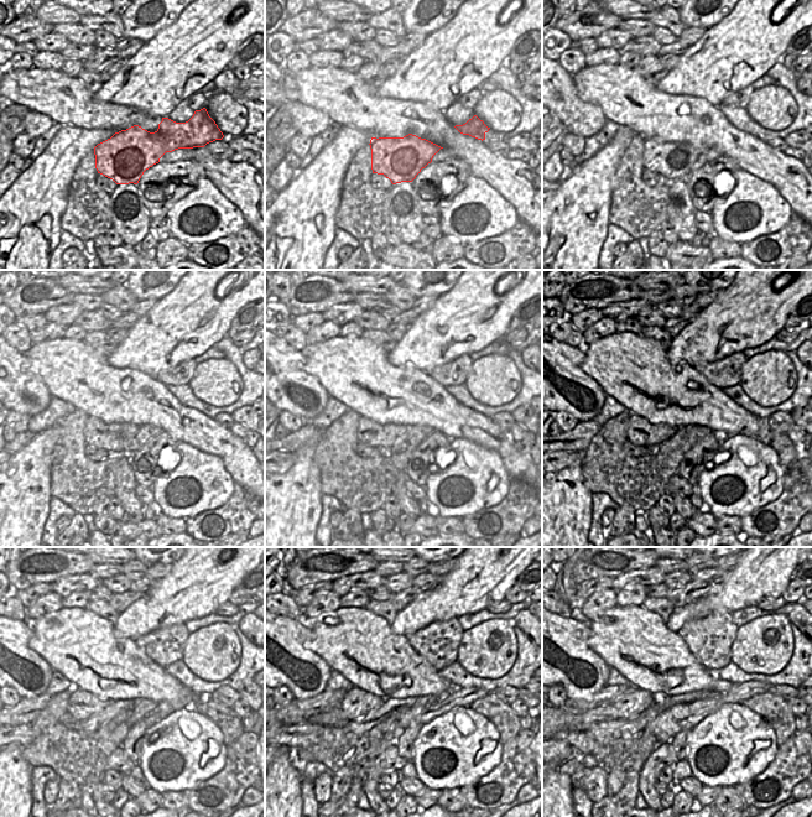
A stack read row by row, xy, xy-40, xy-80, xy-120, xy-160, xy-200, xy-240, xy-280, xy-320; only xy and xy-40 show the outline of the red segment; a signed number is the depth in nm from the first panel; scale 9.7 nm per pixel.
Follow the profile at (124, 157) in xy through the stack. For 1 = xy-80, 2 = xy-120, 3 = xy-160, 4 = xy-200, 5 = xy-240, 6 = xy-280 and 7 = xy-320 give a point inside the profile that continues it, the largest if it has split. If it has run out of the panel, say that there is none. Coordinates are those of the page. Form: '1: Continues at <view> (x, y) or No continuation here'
1: Continues at xy-80 (672, 160)
2: Continues at xy-120 (112, 437)
3: Continues at xy-160 (370, 433)
4: Continues at xy-200 (640, 432)
5: Continues at xy-240 (82, 704)
6: Continues at xy-280 (357, 703)
7: Continues at xy-320 (634, 702).

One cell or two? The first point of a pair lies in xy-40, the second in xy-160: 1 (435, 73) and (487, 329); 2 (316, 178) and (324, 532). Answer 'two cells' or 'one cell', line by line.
1: one cell
2: two cells

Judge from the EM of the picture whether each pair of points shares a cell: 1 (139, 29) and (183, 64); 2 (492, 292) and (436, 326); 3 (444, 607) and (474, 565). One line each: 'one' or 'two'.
1: two
2: one
3: one

